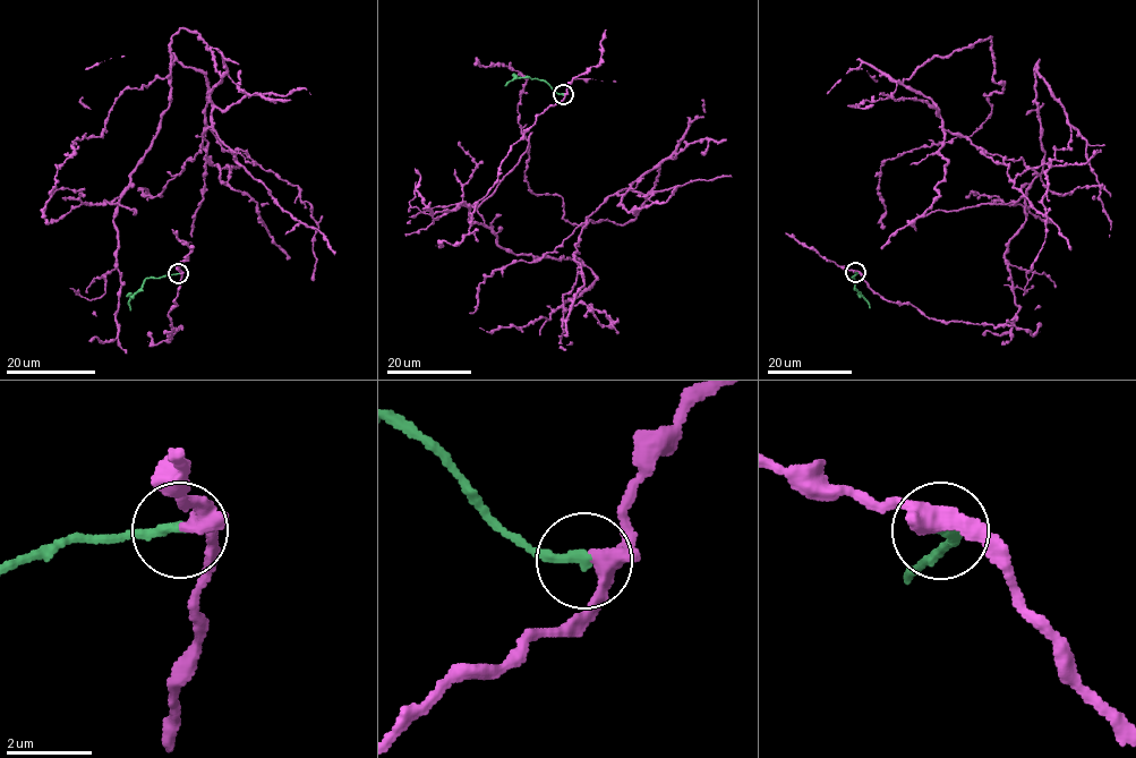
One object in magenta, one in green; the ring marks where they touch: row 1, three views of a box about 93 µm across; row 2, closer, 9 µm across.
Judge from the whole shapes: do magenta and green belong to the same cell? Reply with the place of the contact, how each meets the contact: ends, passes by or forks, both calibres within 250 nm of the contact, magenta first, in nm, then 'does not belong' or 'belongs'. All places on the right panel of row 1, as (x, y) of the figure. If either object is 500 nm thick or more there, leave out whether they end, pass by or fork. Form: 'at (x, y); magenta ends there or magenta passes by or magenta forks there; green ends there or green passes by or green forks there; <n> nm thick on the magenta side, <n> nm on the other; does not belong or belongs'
at (855, 272); magenta passes by; green ends there; 360 nm thick on the magenta side, 220 nm on the other; does not belong

